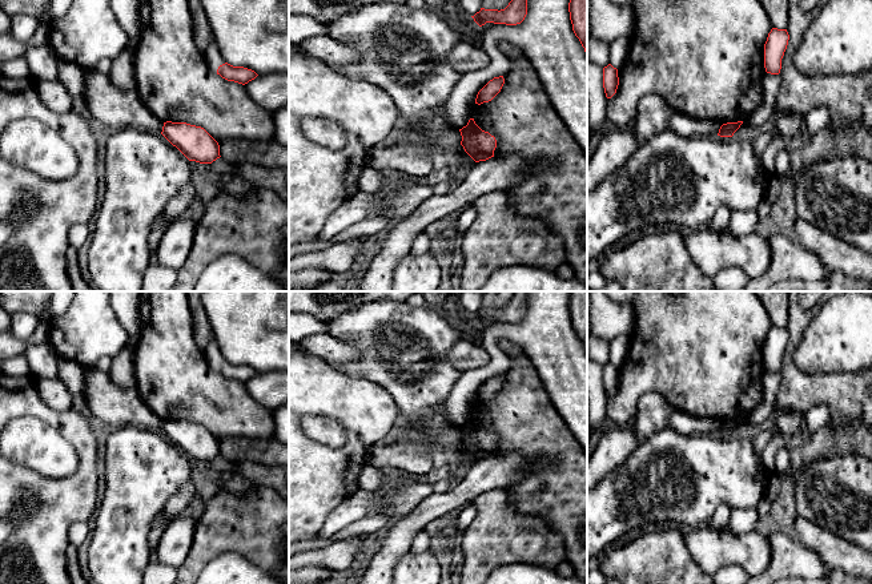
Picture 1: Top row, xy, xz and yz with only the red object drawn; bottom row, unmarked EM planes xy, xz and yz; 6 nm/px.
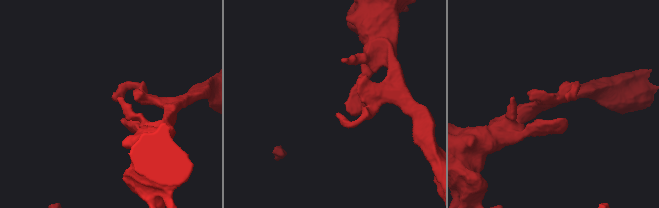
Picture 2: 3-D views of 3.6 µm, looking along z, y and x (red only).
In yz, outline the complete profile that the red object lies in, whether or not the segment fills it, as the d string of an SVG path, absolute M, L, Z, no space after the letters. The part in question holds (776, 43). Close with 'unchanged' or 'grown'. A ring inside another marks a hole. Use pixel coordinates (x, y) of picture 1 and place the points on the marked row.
M772 28L764 44L764 68L767 73L779 74L781 59L787 49L789 35L787 29Z | unchanged

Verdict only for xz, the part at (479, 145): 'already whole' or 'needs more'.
already whole

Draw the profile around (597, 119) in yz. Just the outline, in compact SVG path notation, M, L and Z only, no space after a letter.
M587 63L587 101L588 132L600 132L607 128L607 97L603 88L603 68L595 63Z

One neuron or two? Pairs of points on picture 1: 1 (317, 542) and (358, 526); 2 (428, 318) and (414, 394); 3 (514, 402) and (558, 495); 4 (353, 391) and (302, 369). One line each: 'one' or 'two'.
1: one
2: one
3: one
4: one

